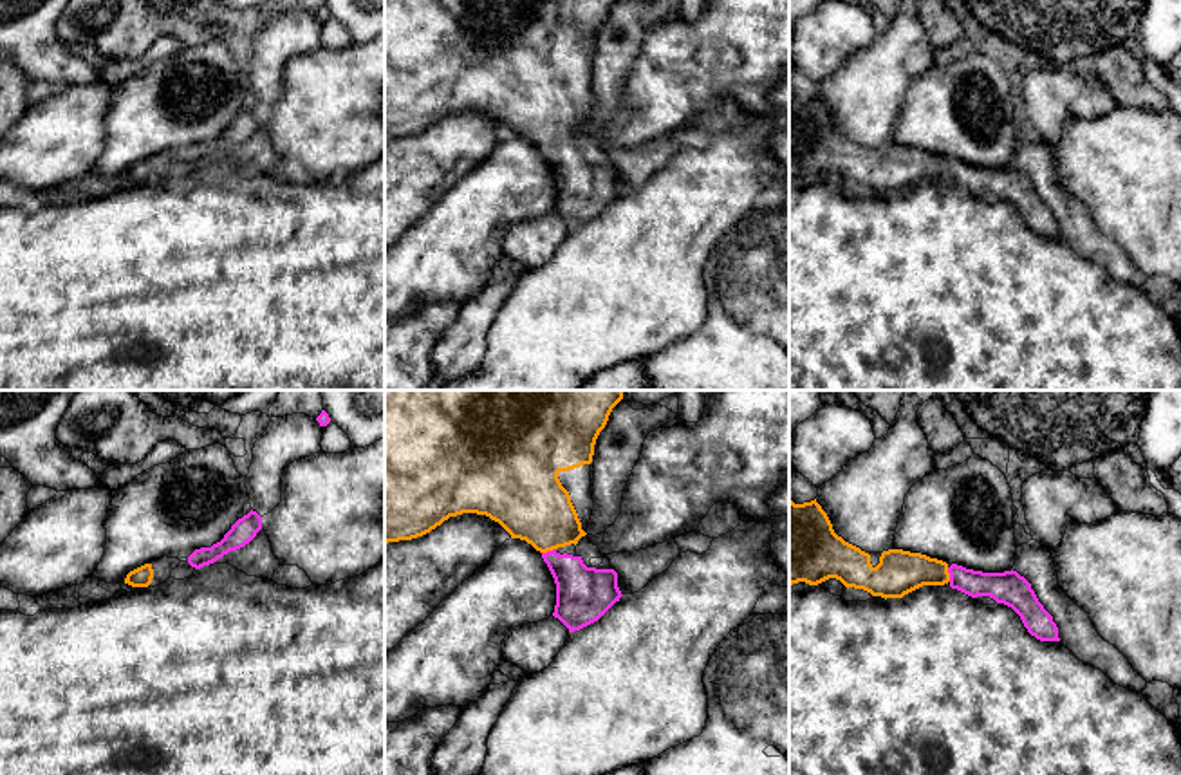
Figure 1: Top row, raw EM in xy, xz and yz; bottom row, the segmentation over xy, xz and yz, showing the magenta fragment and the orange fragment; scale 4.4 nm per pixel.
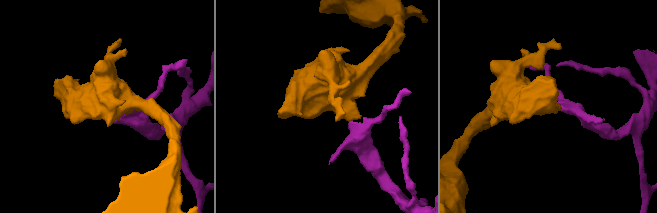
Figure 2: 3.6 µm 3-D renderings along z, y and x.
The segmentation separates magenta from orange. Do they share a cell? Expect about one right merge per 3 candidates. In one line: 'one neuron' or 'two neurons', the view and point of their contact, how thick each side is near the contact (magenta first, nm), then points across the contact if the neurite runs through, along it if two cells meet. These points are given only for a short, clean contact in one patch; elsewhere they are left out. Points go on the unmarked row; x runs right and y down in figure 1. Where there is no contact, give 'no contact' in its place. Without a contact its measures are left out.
one neuron; contact xz (548, 147); calibres 240 and 320 nm; way xz (584, 190), (548, 147), (546, 114), (528, 94)

